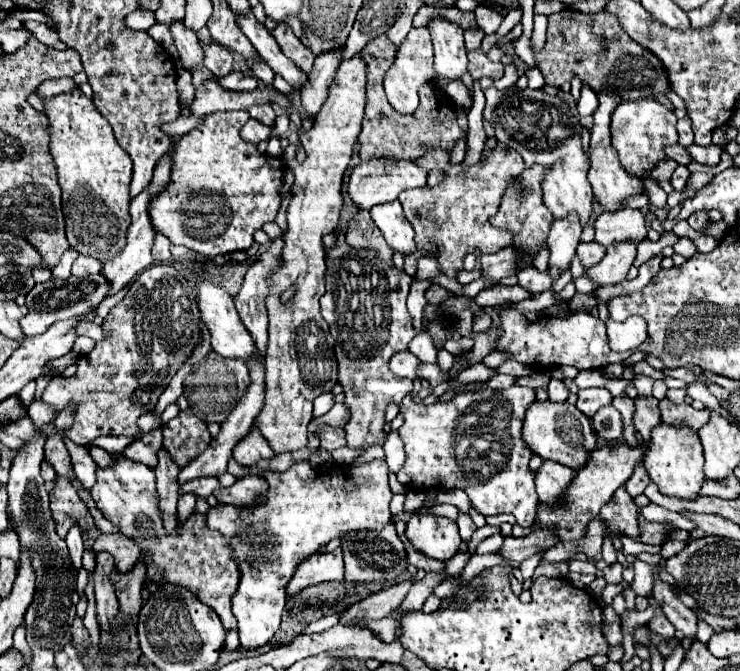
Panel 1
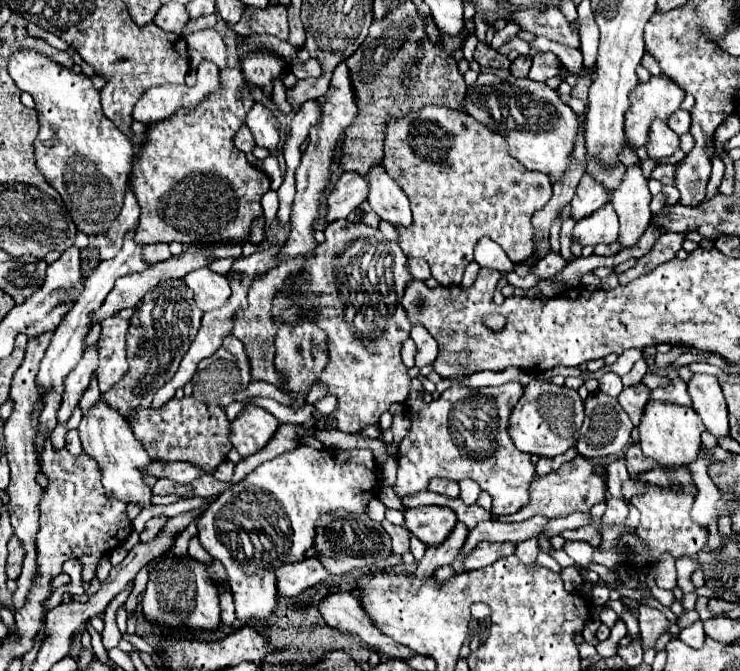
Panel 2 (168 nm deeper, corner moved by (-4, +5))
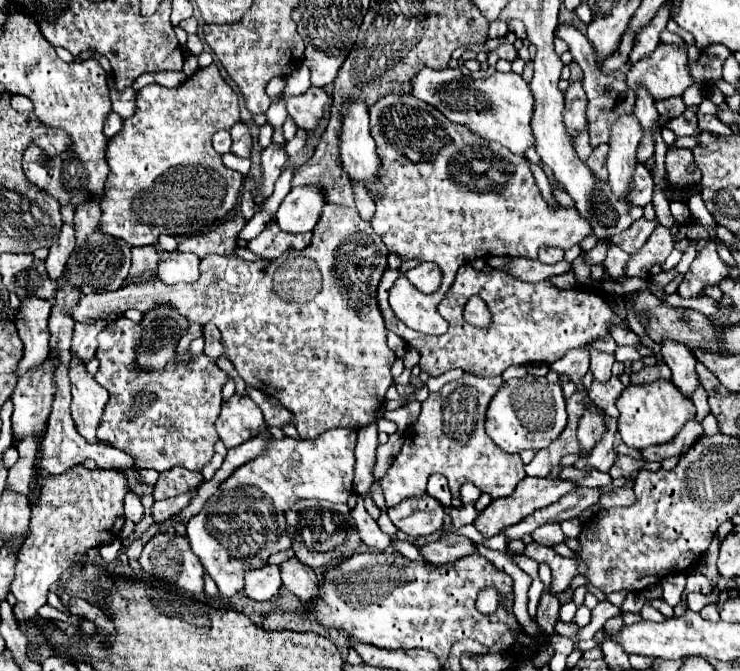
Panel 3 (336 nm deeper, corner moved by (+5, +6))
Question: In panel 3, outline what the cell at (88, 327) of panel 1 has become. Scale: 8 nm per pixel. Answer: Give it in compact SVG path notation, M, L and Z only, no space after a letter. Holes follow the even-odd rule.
M122 315L98 337L96 359L100 361L100 367L94 379L110 393L98 437L132 455L136 467L156 471L186 467L190 471L202 471L212 459L214 445L220 439L214 423L222 407L220 391L228 377L222 369L212 365L212 359L206 355L194 357L190 365L186 365L188 355L184 355L180 365L168 361L160 373L140 373L134 367L134 345L138 339L140 325ZM138 391L148 395L136 395Z

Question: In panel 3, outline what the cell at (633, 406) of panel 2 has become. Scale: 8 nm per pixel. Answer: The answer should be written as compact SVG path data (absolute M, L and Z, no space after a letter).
M612 377L608 383L598 383L594 381L590 391L588 391L588 397L608 415L608 417L620 417L620 411L616 409L616 401L620 397L620 393L624 391L624 385L618 377Z

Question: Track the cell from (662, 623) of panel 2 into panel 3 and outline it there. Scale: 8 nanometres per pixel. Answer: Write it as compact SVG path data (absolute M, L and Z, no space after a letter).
M634 591L634 593L628 593L628 595L626 595L626 601L622 603L622 611L640 613L642 605L644 605L644 595L638 593L638 591Z

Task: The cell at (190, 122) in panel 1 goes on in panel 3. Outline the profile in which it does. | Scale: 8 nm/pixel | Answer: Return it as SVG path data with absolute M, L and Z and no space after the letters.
M110 113L106 119L106 125L104 125L104 133L108 137L114 137L120 129L122 129L122 117L118 113Z

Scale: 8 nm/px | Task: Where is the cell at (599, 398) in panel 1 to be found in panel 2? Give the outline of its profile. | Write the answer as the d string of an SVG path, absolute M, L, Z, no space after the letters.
M605 372L601 378L599 378L599 390L603 394L609 394L609 396L617 396L621 392L623 384L621 384L621 378L613 372Z

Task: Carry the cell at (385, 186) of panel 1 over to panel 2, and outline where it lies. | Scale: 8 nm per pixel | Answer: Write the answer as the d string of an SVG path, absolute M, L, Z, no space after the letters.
M345 172L337 184L327 194L327 222L347 218L353 208L357 208L365 198L365 178L353 172Z

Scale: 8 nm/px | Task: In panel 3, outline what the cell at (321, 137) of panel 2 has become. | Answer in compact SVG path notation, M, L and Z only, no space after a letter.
M310 87L304 95L296 95L286 99L286 109L288 115L294 119L294 123L300 129L314 129L320 119L326 115L326 107L330 105L330 97L326 93L326 89L318 89L318 87Z

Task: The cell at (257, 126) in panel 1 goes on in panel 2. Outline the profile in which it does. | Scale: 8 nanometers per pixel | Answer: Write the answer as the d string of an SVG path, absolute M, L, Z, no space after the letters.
M245 124L235 132L233 146L243 154L249 154L253 150L253 138L249 138L249 128Z

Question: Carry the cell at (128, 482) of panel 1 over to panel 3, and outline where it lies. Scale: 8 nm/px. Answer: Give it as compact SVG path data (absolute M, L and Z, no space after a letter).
M72 361L70 363L70 385L72 385L72 419L76 423L78 433L96 445L106 445L108 441L100 441L96 437L104 405L108 403L108 391L100 387L94 377L86 373L86 365Z

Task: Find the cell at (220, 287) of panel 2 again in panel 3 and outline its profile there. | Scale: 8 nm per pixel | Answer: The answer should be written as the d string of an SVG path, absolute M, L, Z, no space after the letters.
M158 247L160 253L160 269L158 275L166 285L176 283L194 283L200 277L200 259L192 253L172 255Z

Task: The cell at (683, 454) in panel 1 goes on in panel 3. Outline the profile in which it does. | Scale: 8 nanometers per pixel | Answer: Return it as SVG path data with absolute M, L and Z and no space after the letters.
M656 381L650 385L628 385L618 399L618 433L622 441L632 449L646 449L650 445L664 445L670 443L684 425L696 417L696 407L690 399L686 399L672 381Z

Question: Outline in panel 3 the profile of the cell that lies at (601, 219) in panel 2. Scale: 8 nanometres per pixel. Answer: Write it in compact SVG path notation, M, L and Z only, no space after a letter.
M386 95L376 105L372 105L370 107L370 131L372 131L372 137L376 141L376 149L380 153L380 161L382 161L382 169L380 169L380 179L382 181L380 181L378 187L382 187L382 191L384 191L382 197L380 197L380 201L376 203L376 213L374 213L372 221L370 221L372 227L374 227L374 231L382 237L382 241L386 243L386 247L392 253L400 255L402 259L414 259L416 257L420 261L430 261L430 263L436 263L440 267L440 271L442 271L442 283L440 283L440 287L434 293L428 293L426 295L426 293L418 291L408 279L398 279L394 283L394 287L390 289L390 307L392 307L392 311L410 329L416 329L416 331L422 331L422 333L430 333L430 335L442 335L448 329L448 323L440 317L440 313L436 311L436 305L442 301L442 297L446 295L448 287L454 283L454 275L456 275L458 267L462 267L462 265L466 265L466 263L470 263L470 261L474 261L478 257L480 259L486 259L486 257L492 257L492 255L520 255L520 257L538 259L538 249L540 247L570 249L570 247L578 245L582 239L594 235L592 233L592 225L588 225L588 221L584 221L584 217L580 217L580 213L576 213L576 207L570 207L570 209L558 207L558 209L554 209L554 207L550 207L544 201L544 197L540 195L540 189L538 189L538 185L534 181L534 175L530 171L530 165L528 165L526 157L508 153L508 149L504 149L502 145L496 145L492 141L486 141L484 137L472 133L464 125L458 125L458 123L448 121L442 113L436 113L436 109L432 109L432 105L424 105L424 101L420 101L420 99L412 97L412 95L402 95L402 97L398 97L398 95Z

